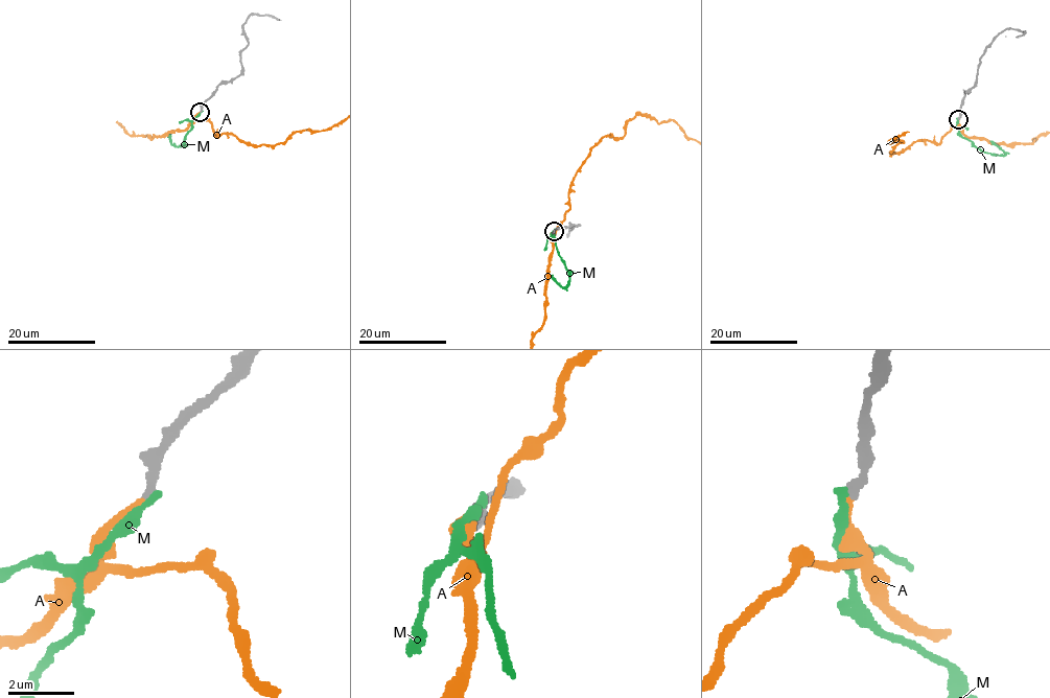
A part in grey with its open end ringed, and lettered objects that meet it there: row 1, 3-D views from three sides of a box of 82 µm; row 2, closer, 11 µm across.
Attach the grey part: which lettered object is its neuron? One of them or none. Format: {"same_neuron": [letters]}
{"same_neuron": ["A"]}

